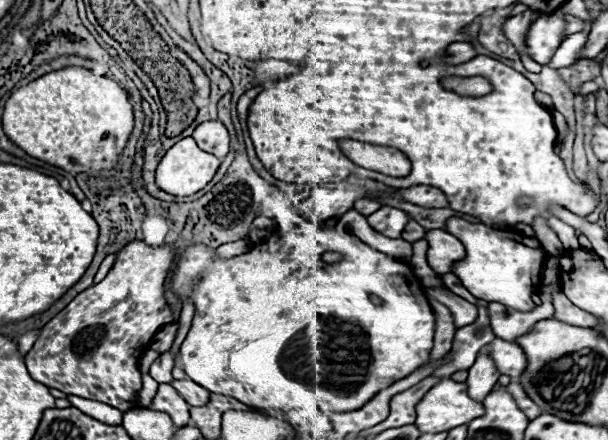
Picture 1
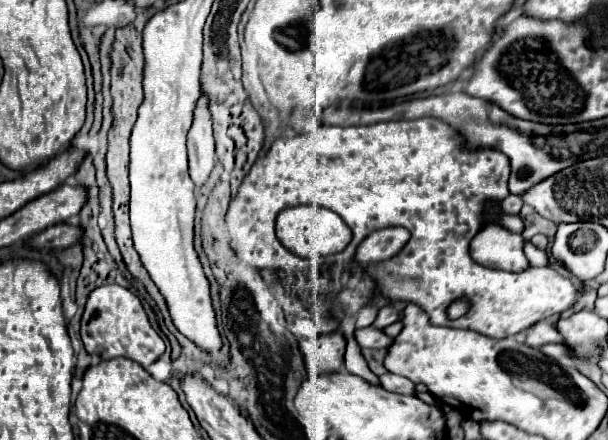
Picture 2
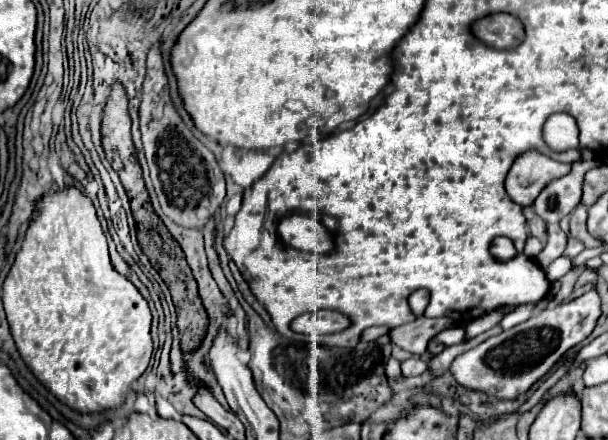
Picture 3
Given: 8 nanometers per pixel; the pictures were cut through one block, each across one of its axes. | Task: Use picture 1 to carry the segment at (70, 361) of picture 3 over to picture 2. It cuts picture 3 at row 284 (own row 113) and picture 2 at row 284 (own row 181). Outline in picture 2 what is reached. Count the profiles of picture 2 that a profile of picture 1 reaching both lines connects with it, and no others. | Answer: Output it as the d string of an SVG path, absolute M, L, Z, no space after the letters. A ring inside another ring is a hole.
M116 284L100 286L90 292L84 308L84 316L82 316L80 338L90 356L96 354L102 360L128 358L138 362L144 368L150 366L154 360L158 360L166 350L164 340L150 326L140 298L134 296L128 288L122 288Z

